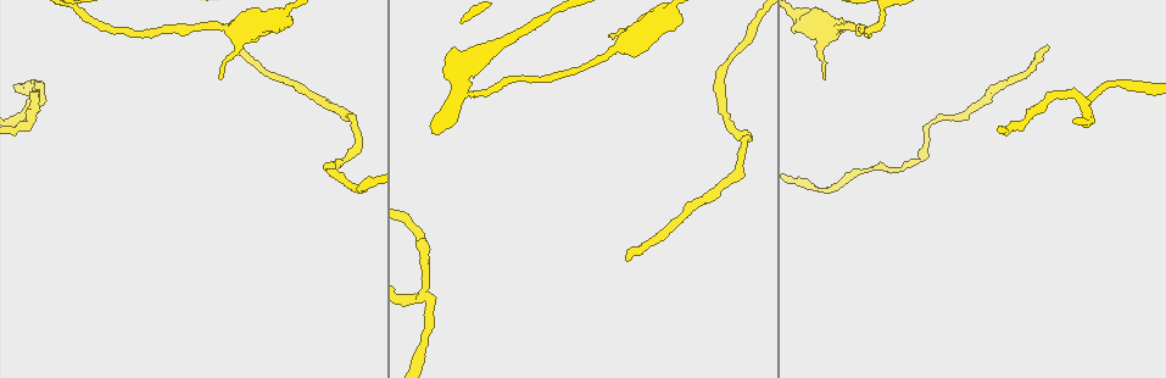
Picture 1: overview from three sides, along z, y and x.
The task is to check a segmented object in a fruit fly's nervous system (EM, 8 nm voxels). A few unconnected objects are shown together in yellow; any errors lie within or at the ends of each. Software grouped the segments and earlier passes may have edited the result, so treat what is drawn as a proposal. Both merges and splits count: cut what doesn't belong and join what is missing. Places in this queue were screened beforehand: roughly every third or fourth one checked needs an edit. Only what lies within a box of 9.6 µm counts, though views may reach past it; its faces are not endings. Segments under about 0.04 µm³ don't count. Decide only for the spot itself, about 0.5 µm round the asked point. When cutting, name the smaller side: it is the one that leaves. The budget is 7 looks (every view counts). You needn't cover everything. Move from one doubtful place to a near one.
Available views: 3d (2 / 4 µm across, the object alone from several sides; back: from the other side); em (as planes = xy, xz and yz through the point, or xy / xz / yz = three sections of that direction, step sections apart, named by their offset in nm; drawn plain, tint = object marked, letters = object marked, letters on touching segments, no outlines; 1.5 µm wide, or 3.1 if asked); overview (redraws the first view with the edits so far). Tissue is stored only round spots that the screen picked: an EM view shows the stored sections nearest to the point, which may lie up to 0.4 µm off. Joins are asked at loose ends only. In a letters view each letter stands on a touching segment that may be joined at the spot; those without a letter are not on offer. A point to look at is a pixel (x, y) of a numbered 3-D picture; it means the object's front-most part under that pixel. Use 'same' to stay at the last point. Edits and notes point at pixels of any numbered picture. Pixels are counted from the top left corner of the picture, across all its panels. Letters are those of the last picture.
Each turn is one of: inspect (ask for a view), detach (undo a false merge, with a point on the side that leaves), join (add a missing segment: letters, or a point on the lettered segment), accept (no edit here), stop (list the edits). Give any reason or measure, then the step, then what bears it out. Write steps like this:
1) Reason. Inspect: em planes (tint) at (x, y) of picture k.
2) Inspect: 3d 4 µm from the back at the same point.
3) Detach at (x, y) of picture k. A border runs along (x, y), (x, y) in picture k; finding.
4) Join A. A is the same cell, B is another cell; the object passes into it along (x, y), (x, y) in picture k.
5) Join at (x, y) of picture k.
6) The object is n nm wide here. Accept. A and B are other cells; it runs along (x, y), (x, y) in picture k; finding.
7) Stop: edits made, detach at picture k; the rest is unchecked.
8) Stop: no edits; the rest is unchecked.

Tapers out. Inspect: 3d 2 µm at (1047, 46) of picture 1.

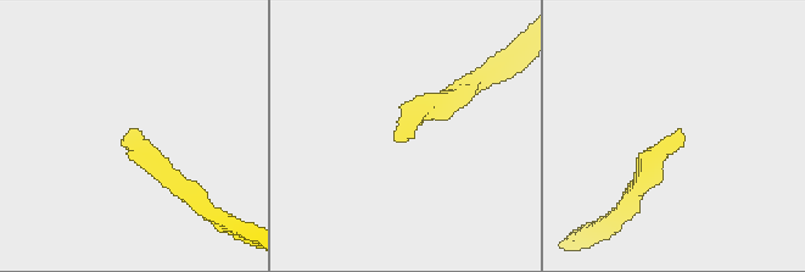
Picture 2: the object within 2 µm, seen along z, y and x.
Shape alone is not enough. Inspect: em planes (letters) at (125, 140) of picture 2.

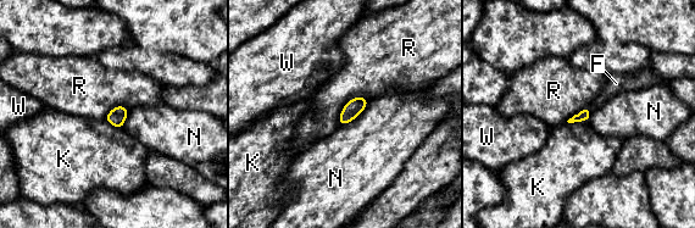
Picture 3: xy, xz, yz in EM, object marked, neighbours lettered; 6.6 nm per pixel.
The longest contact is with R, 260 nm. Join F. F is the same cell, K, N, R and W are other cells; the object passes into it along (583, 116), (589, 109), (616, 83) in picture 3; the neuron continues.

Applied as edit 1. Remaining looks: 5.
See it whole again. Inspect: overview.

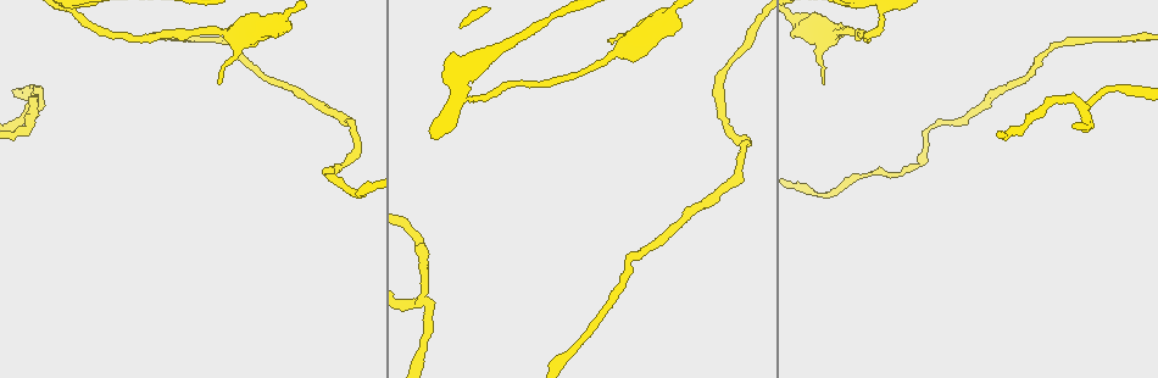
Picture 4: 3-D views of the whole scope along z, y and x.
Three arms meet. Inspect: 3d 2 µm at (421, 299) of picture 4.

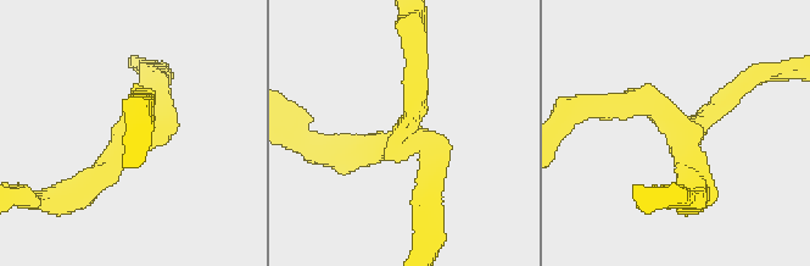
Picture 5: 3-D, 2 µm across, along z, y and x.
3 arms meet here; the arms are 180, 200, 220 nm wide. Inspect: em planes (letters) at (679, 130) of picture 5.

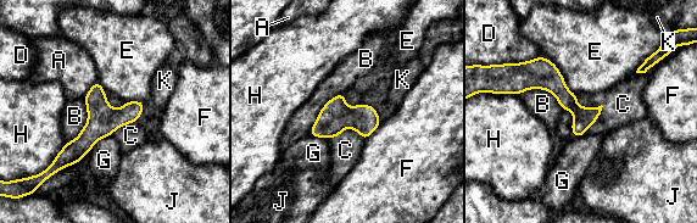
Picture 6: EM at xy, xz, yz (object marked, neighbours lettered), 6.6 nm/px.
The longest contact is with B, 380 nm. Accept. A, B, C, D, E, F, G, H, J and K are other cells; it runs along (140, 104), (106, 120), (67, 161) in picture 6; continuous, no second neuron.

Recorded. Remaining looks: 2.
Thin end. Inspect: 3d 2 µm at (609, 39) of picture 4.

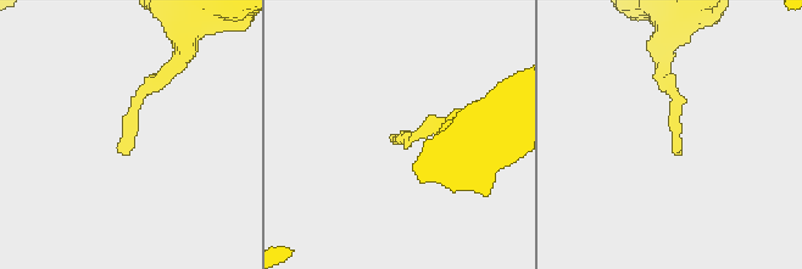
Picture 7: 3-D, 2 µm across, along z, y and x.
Inspect: em planes (letters) at (116, 147) of picture 7.

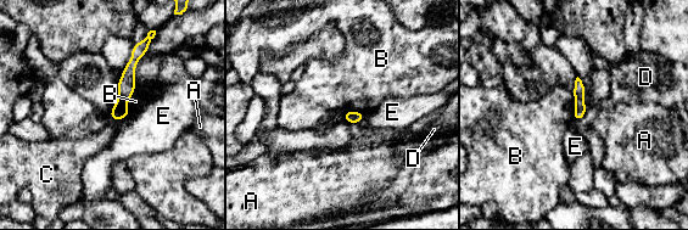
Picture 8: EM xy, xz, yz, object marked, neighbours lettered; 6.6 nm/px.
Accept. A, B, C, D and E are other cells; a border runs along (572, 95), (574, 119) in picture 8; no lettered segment goes on from it.

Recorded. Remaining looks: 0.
Stop: edits made, join at picture 3; the rest is unchecked.

